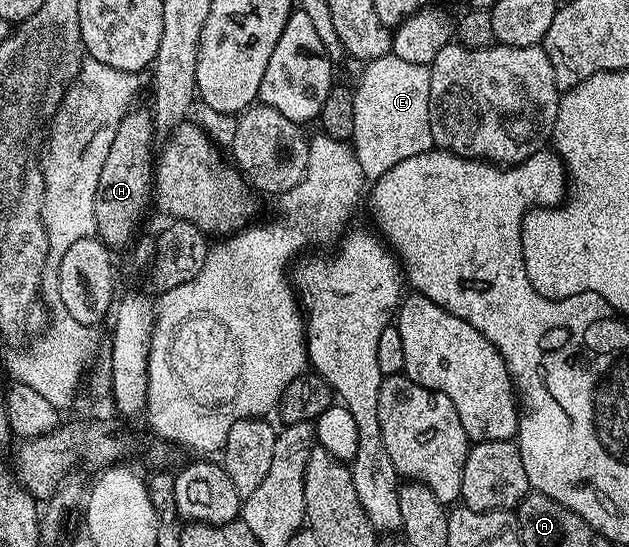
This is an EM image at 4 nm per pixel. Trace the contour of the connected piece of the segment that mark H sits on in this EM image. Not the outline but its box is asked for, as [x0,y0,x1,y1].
[94,106,154,249]

